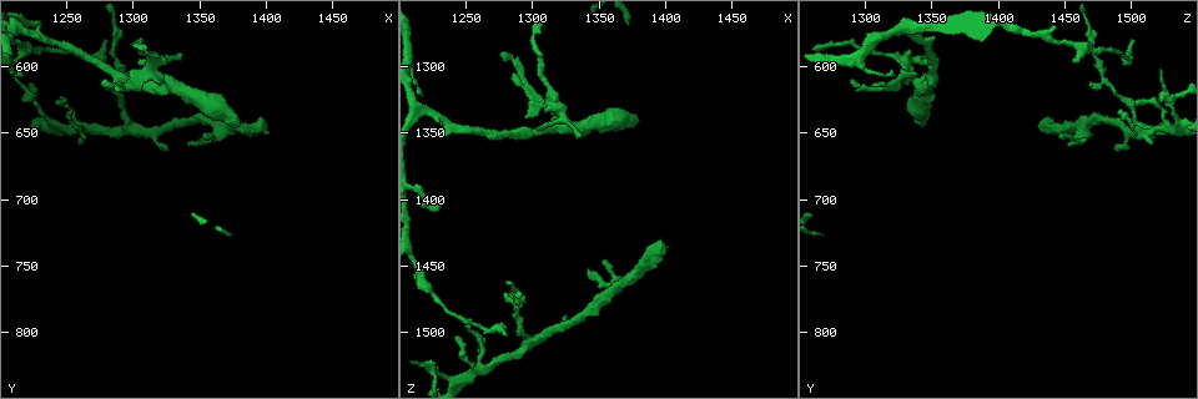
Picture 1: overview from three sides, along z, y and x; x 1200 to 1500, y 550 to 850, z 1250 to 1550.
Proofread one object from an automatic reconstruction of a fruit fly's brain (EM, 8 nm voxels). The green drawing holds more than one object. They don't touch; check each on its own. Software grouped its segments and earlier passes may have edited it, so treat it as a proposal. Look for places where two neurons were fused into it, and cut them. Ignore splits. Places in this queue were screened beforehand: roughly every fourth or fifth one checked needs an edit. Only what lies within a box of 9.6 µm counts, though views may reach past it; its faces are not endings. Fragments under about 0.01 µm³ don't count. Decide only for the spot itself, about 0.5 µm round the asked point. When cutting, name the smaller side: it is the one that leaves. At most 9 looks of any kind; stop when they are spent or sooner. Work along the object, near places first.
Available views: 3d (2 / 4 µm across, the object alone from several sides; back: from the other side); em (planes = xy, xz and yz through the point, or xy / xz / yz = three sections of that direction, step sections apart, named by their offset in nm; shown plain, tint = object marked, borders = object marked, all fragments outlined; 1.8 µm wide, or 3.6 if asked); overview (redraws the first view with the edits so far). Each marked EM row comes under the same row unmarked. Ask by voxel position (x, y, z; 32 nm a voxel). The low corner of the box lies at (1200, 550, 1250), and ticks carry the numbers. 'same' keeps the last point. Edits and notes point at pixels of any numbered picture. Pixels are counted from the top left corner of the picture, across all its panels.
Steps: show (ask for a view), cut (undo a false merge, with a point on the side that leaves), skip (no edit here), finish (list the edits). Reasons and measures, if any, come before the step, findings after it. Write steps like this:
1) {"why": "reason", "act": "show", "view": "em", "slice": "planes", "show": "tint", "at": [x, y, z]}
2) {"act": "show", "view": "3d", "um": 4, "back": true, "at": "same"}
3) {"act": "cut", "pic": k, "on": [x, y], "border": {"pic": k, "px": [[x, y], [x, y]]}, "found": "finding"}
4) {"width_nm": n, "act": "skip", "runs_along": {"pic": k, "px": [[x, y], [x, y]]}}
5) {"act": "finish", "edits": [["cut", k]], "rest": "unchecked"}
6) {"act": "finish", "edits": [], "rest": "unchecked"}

{"why": "a fork", "act": "show", "view": "3d", "um": 2, "at": [1262, 648, 1528]}

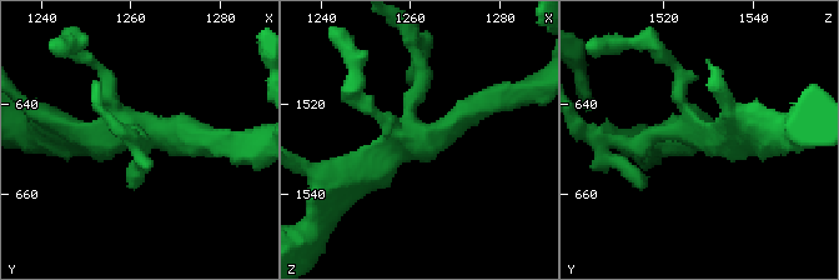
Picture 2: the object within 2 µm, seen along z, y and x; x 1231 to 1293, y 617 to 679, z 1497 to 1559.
{"why": "now the EM", "act": "show", "view": "em", "slice": "xy", "step": 16, "show": "tint", "at": [1262, 647, 1528]}

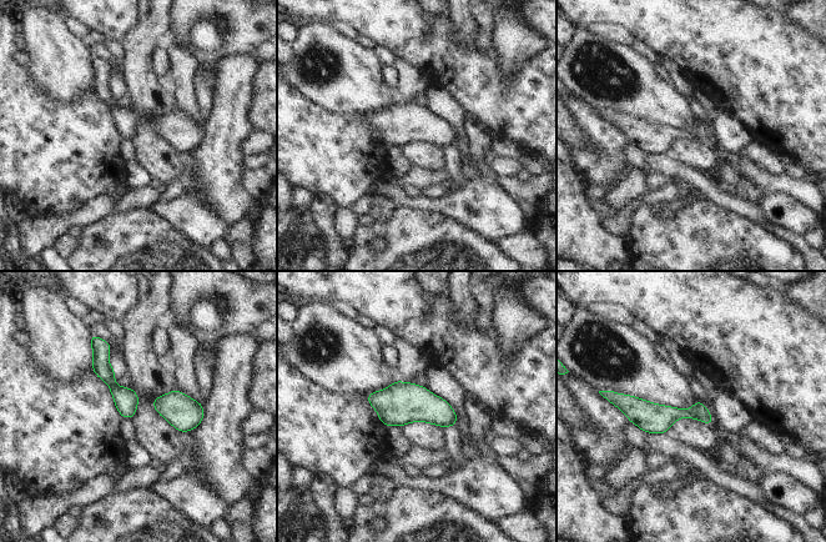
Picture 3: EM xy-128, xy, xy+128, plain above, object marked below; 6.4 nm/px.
{"act": "show", "view": "em", "slice": "planes", "show": "tint", "at": "same"}

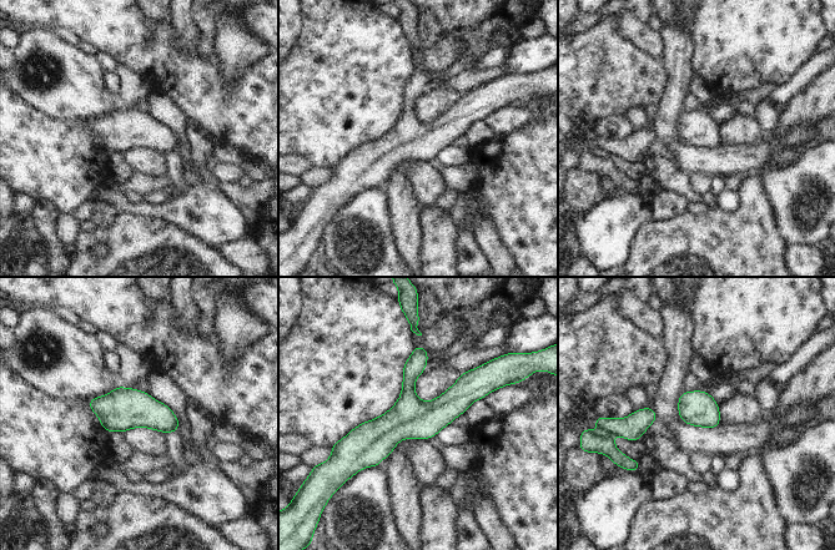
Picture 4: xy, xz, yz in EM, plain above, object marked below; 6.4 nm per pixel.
{"act": "skip", "runs_along": {"pic": 4, "px": [[487, 388], [348, 443]]}, "found": "continuous, no second neuron"}

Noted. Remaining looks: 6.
{"why": "arms part here", "act": "show", "view": "3d", "um": 2, "back": true, "at": [1364, 644, 1468]}

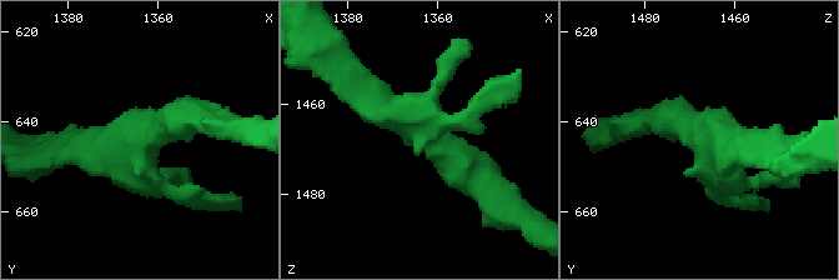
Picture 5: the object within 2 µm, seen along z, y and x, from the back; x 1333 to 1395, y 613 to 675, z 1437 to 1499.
{"why": "need the tissue", "act": "show", "view": "em", "slice": "planes", "show": "tint", "at": [1365, 645, 1466]}

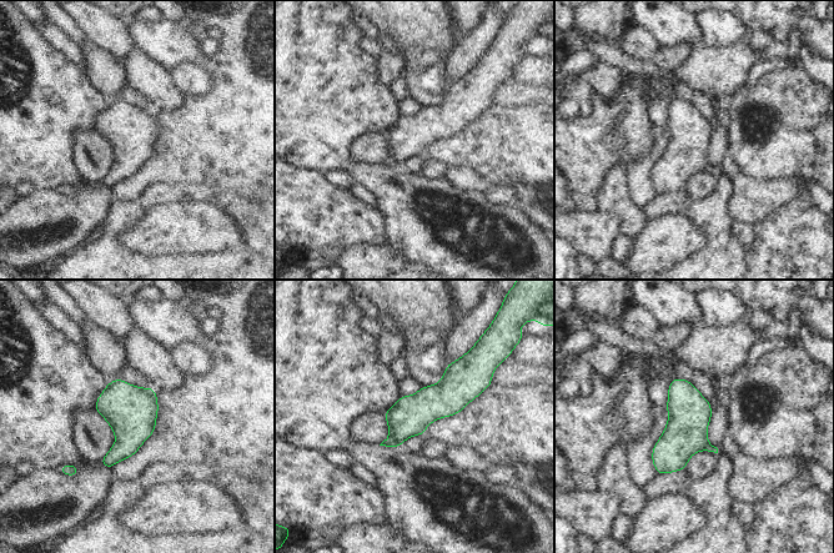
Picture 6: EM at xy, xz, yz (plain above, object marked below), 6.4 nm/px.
{"width_nm": 260, "act": "skip", "runs_along": {"pic": 6, "px": [[478, 381], [428, 403], [387, 442]]}, "found": "all the same neuron"}

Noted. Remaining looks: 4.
{"why": "sudden change in width", "act": "show", "view": "3d", "um": 4, "at": [1228, 586, 1476]}

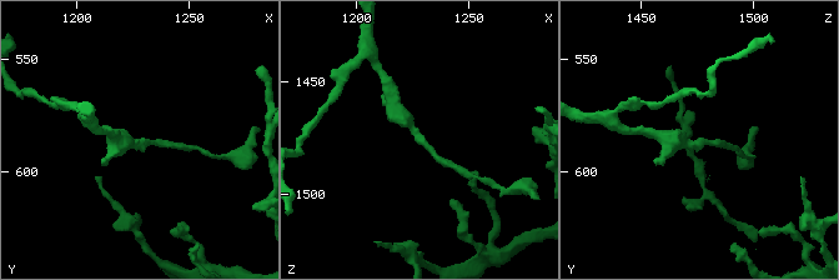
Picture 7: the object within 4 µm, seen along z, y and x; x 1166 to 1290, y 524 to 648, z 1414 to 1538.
{"why": "shape alone is not enough", "act": "show", "view": "em", "slice": "xy", "step": 16, "show": "tint", "at": [1229, 588, 1476]}

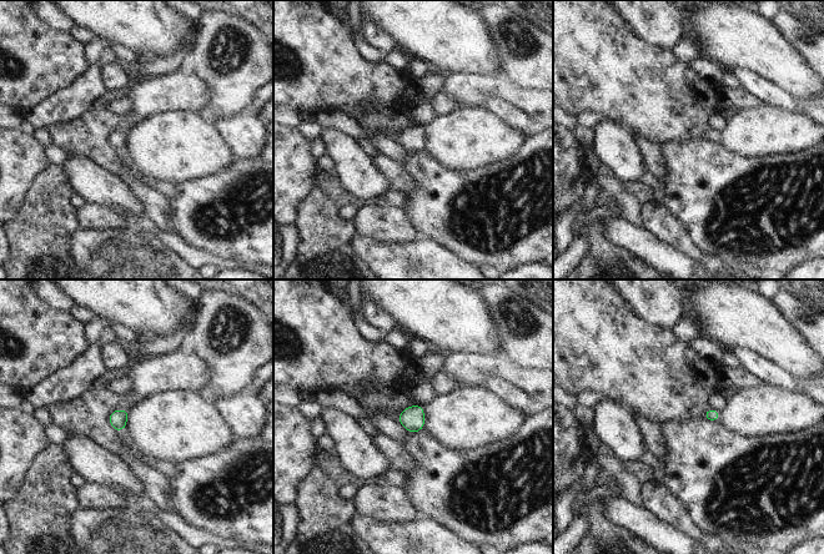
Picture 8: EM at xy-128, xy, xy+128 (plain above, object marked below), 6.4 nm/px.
{"act": "show", "view": "em", "slice": "planes", "show": "tint", "at": "same"}

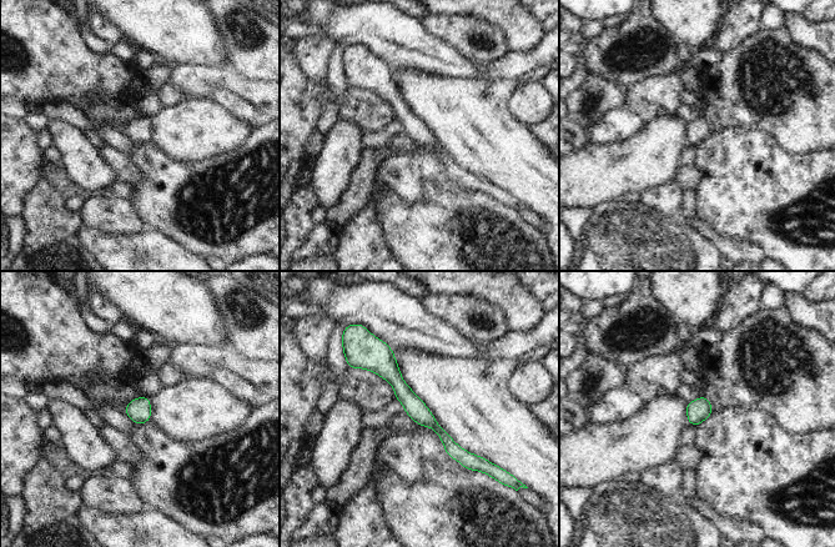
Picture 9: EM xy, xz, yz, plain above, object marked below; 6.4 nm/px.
{"act": "skip", "runs_along": {"pic": 9, "px": [[381, 347], [402, 392], [469, 466]]}, "found": "continuous, no second neuron"}

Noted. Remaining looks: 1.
{"act": "finish", "edits": [], "rest": "unchecked"}

